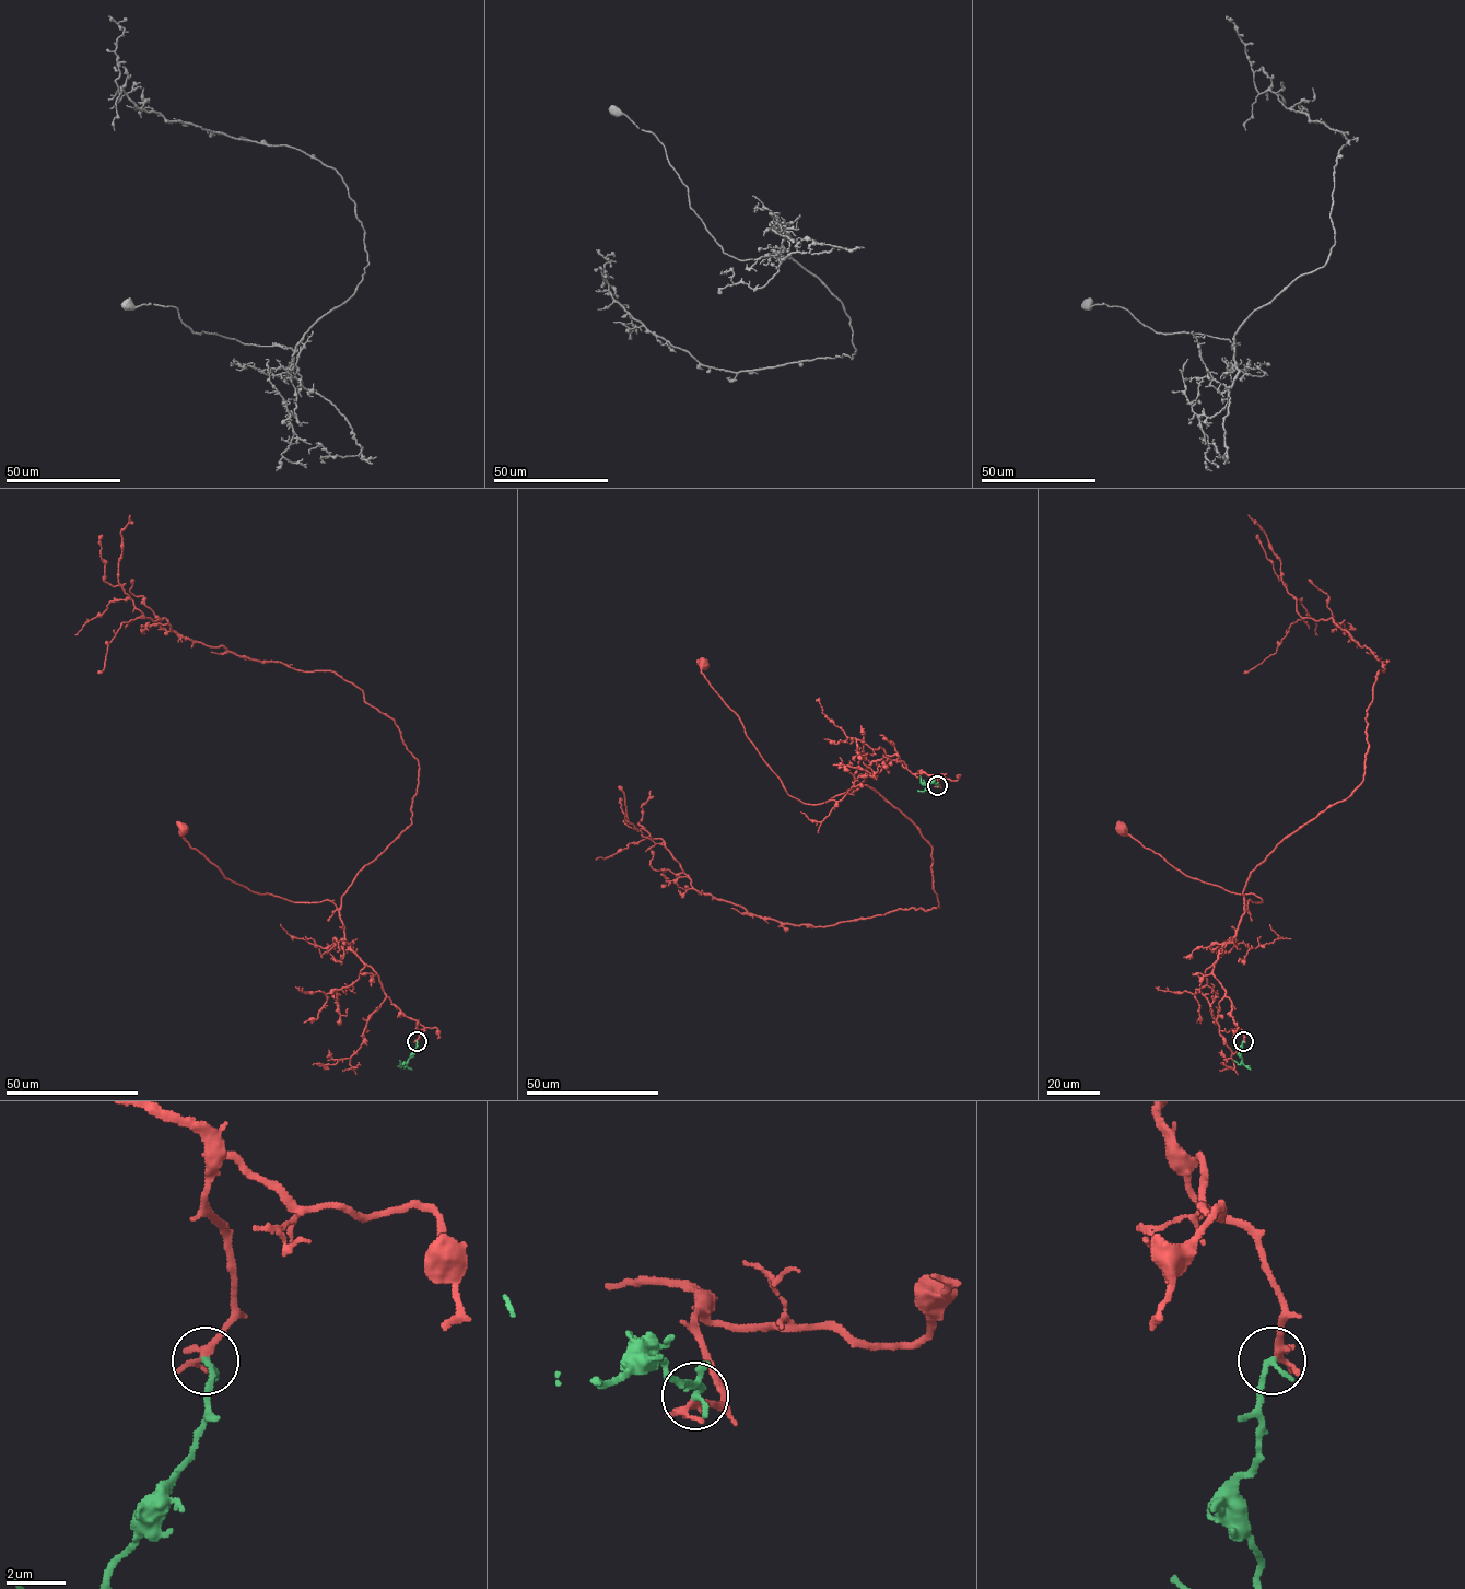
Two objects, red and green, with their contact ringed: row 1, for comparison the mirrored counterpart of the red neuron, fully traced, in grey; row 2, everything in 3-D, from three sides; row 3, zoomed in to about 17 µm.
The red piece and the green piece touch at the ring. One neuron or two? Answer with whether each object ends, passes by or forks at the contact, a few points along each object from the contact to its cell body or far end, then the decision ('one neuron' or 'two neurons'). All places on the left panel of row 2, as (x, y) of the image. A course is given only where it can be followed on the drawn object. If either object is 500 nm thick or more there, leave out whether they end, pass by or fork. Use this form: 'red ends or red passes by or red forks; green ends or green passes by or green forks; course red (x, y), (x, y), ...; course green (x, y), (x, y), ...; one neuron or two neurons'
red passes by; green ends; course red (415, 1041), (417, 1021), (344, 941), (332, 902), (256, 894), (226, 878), (183, 829); course green (417, 1041), (406, 1065), (397, 1065); one neuron

